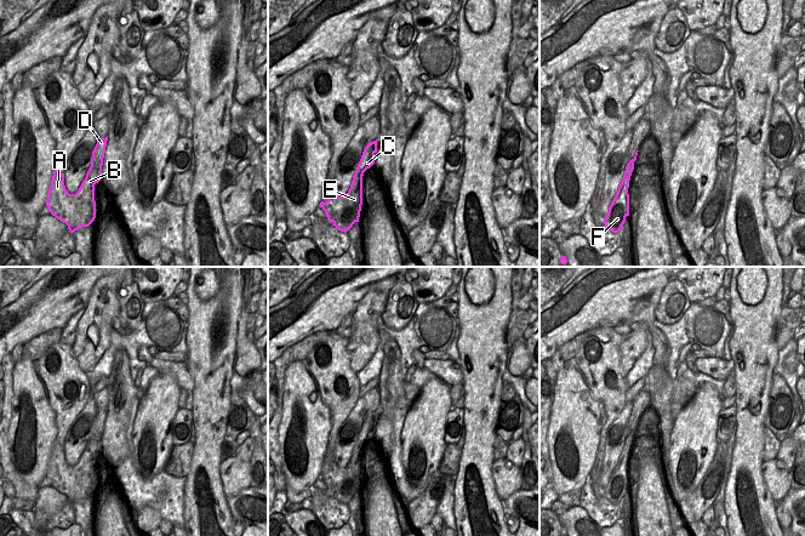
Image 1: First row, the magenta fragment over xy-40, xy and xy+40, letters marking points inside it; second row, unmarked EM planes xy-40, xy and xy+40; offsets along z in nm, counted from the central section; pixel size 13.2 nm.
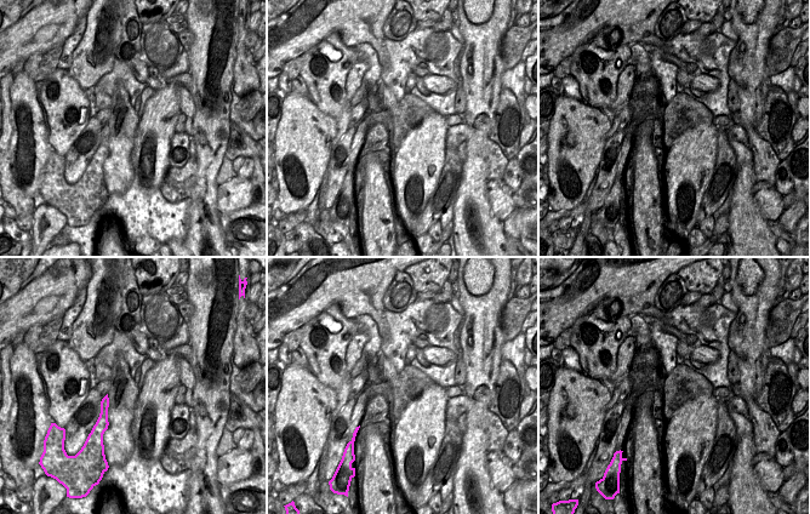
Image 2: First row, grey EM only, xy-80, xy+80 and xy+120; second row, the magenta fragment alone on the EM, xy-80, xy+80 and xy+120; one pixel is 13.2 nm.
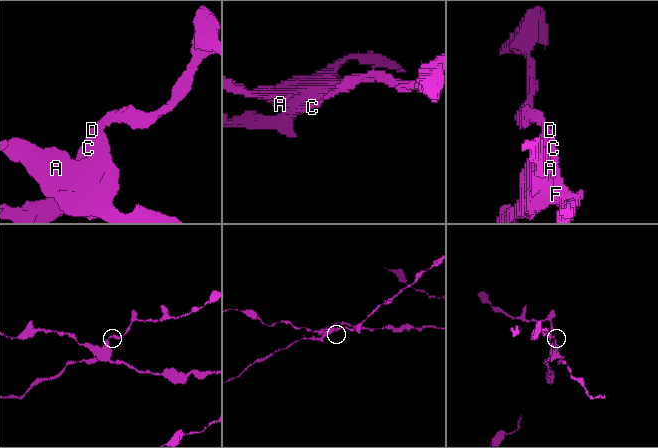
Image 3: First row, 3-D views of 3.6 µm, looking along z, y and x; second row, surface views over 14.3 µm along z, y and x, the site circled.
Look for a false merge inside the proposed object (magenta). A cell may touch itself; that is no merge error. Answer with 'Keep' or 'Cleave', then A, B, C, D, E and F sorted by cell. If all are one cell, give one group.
Cleave. Groups: A B E / C D F

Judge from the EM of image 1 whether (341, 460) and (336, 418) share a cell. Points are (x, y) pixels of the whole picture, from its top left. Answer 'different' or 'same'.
different

